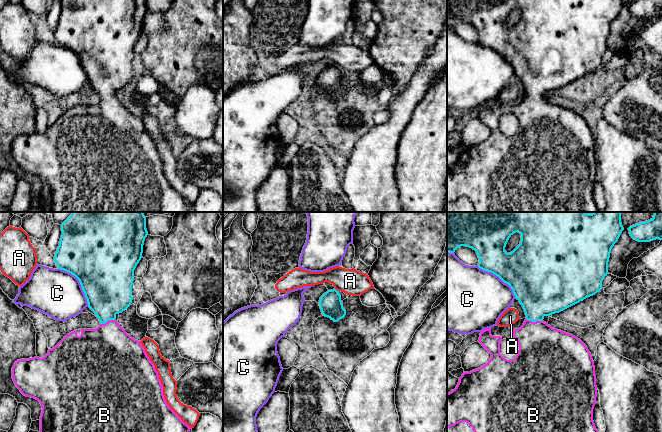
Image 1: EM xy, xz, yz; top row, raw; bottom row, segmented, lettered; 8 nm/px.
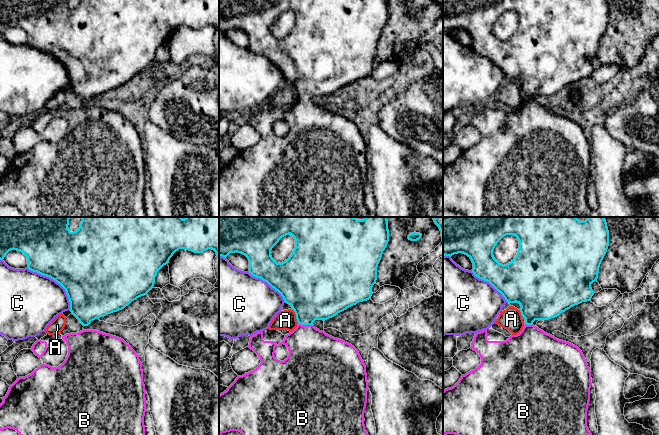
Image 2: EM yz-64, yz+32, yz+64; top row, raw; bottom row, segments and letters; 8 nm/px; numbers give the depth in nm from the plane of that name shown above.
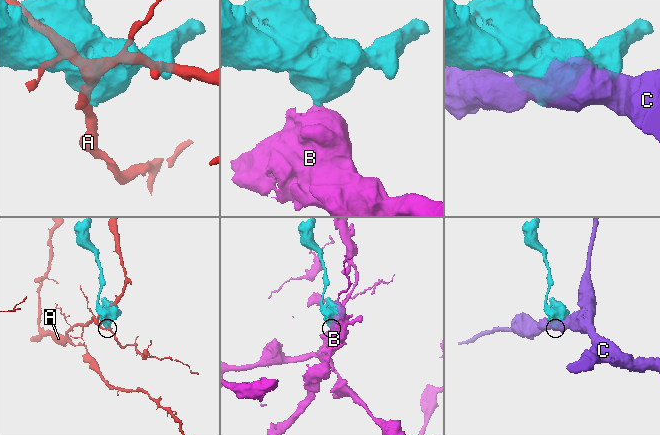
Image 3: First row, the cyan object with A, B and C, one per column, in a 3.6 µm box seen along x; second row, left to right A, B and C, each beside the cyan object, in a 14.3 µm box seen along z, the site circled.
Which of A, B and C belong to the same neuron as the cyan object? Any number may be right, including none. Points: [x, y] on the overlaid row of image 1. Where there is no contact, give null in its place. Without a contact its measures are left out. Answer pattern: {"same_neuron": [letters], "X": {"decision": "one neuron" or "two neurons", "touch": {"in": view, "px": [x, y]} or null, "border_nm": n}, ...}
{"same_neuron": ["B"], "A": {"decision": "two neurons", "touch": {"in": "xz", "px": [336, 290]}, "border_nm": 40}, "B": {"decision": "one neuron", "touch": {"in": "yz", "px": [534, 321]}, "border_nm": 140}, "C": {"decision": "two neurons", "touch": {"in": "xy", "px": [80, 283]}, "border_nm": 400}}

